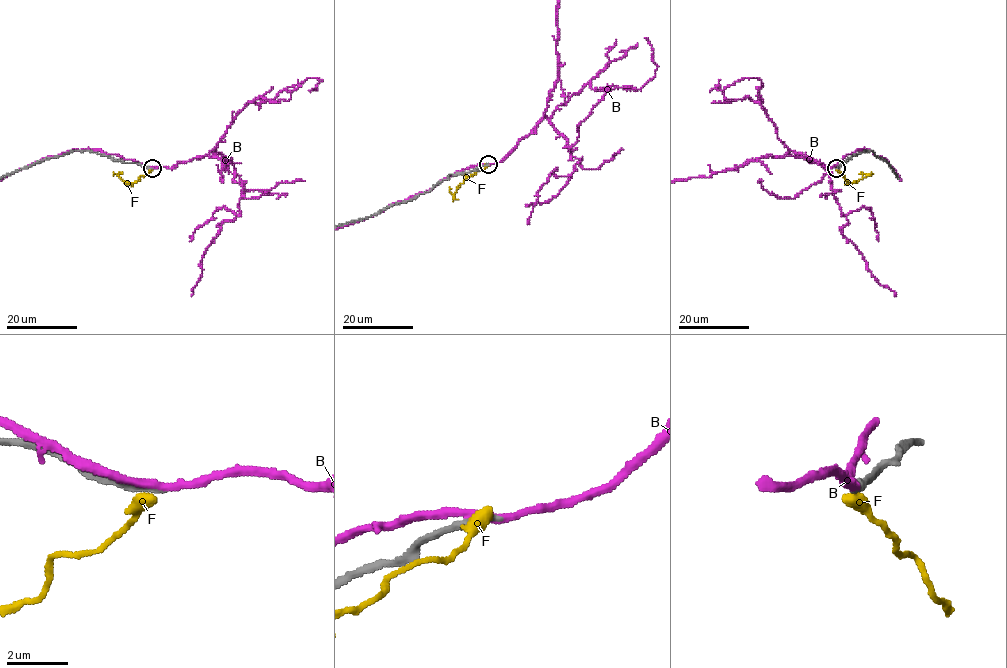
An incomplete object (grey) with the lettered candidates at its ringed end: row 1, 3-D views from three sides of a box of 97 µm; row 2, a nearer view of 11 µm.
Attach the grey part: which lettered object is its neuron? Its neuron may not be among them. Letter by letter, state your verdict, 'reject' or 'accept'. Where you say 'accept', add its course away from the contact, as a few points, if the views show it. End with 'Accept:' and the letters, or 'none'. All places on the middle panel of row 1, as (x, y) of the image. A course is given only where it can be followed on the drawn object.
B: reject
F: reject
Accept: none

